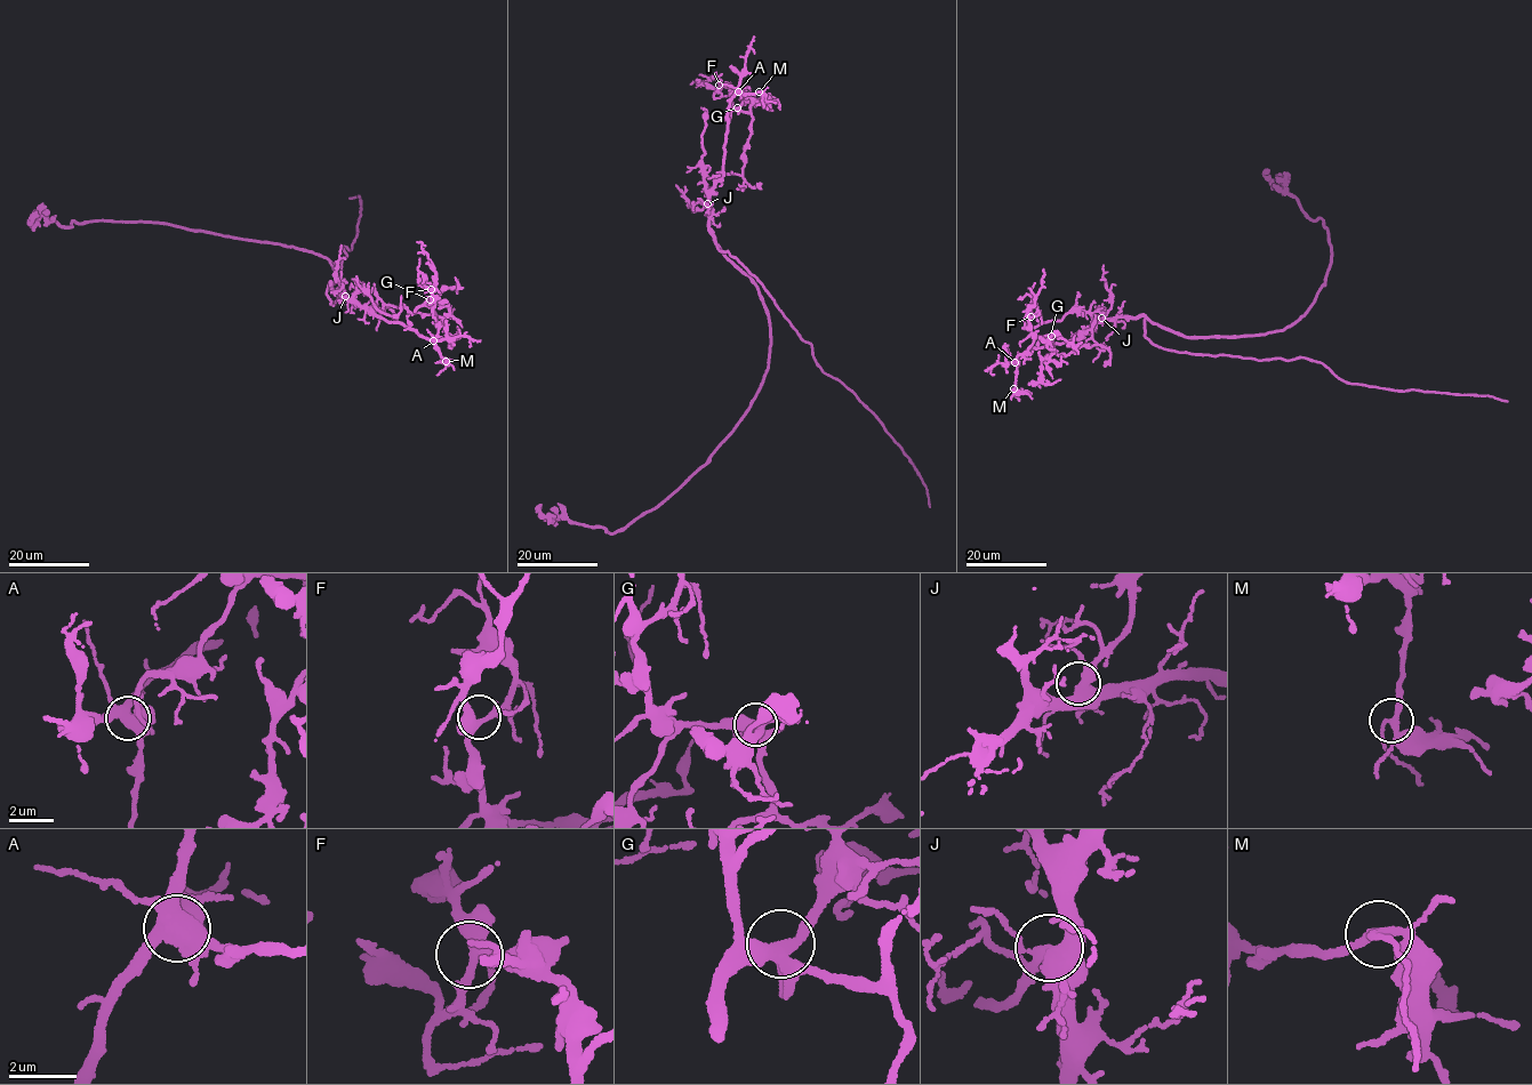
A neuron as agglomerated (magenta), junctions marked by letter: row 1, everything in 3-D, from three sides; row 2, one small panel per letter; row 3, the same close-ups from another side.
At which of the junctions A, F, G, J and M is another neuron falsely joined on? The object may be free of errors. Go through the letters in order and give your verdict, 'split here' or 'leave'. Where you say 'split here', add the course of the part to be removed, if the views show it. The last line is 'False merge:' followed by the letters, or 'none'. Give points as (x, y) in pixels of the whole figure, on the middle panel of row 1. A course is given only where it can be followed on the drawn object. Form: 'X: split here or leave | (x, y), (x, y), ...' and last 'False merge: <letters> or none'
A: split here | (738, 91), (732, 106), (752, 118), (751, 137), (743, 157), (743, 190)
F: leave
G: leave
J: leave
M: leave
False merge: A

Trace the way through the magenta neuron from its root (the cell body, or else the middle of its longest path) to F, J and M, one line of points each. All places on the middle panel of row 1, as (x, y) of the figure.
F: (745, 272), (708, 226), (710, 192), (723, 173), (742, 174), (752, 118), (719, 85)
J: (745, 272), (715, 242), (708, 226), (707, 203)
M: (745, 272), (726, 256), (708, 226), (710, 192), (722, 173), (730, 98), (737, 93), (759, 91)

